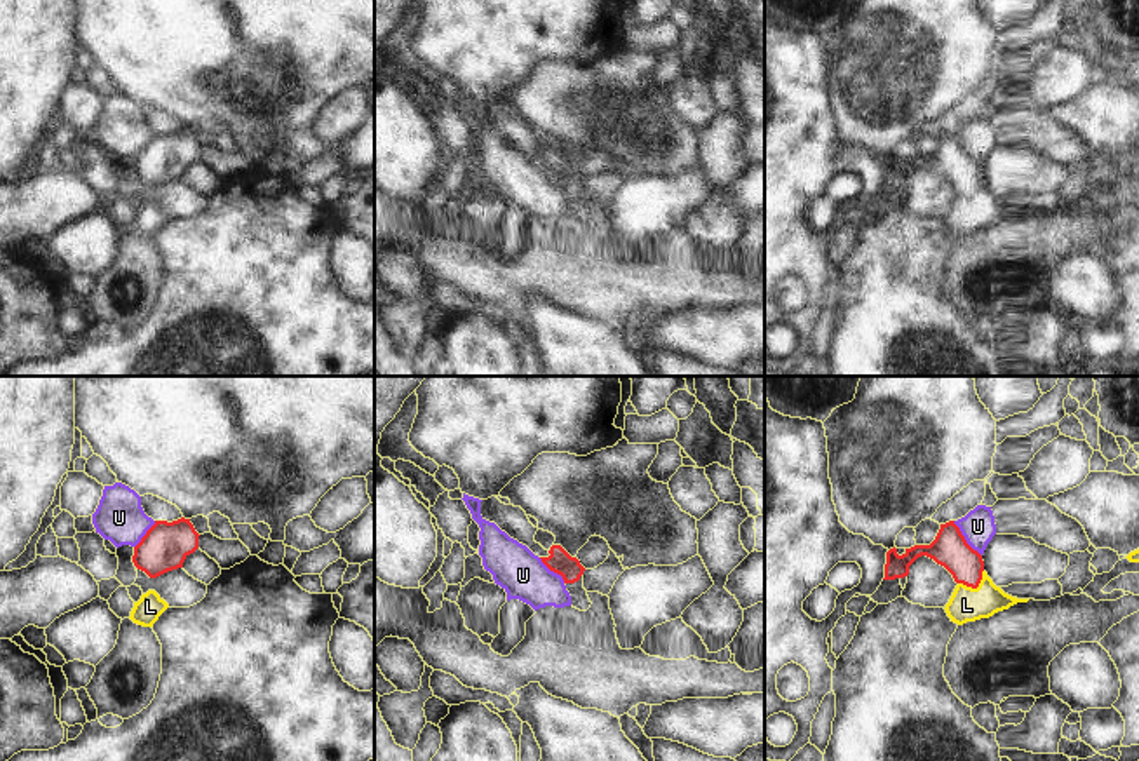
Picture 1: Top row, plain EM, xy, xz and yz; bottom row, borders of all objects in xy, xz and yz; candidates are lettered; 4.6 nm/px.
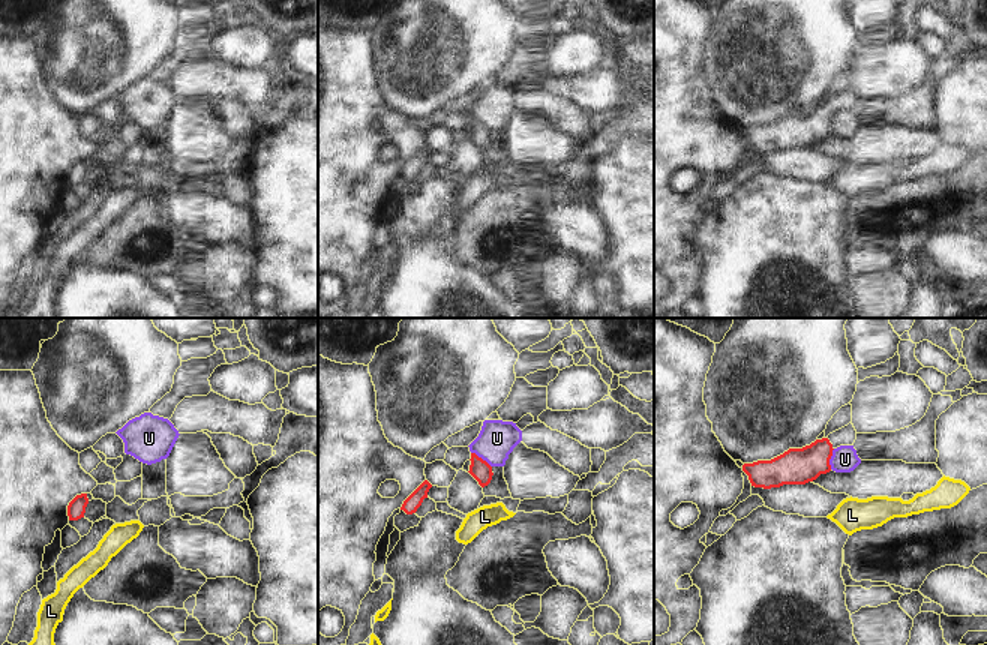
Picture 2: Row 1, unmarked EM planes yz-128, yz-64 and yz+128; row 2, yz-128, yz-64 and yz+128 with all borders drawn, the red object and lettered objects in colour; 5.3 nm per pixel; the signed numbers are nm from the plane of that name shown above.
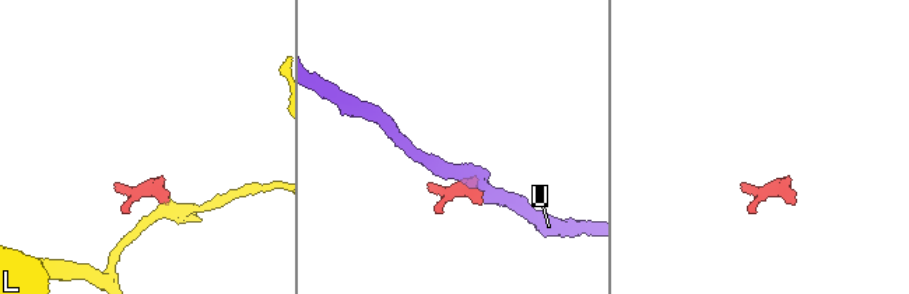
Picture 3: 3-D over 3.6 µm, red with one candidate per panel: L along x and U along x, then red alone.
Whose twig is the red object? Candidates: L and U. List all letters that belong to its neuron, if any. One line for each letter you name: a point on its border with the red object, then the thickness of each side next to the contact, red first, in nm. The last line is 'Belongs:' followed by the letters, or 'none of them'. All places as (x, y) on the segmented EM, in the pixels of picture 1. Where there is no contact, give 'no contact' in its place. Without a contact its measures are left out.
L: meets red in yz at (976, 587); 170 nm thick on the red side, 160 nm on the other
Belongs: L

